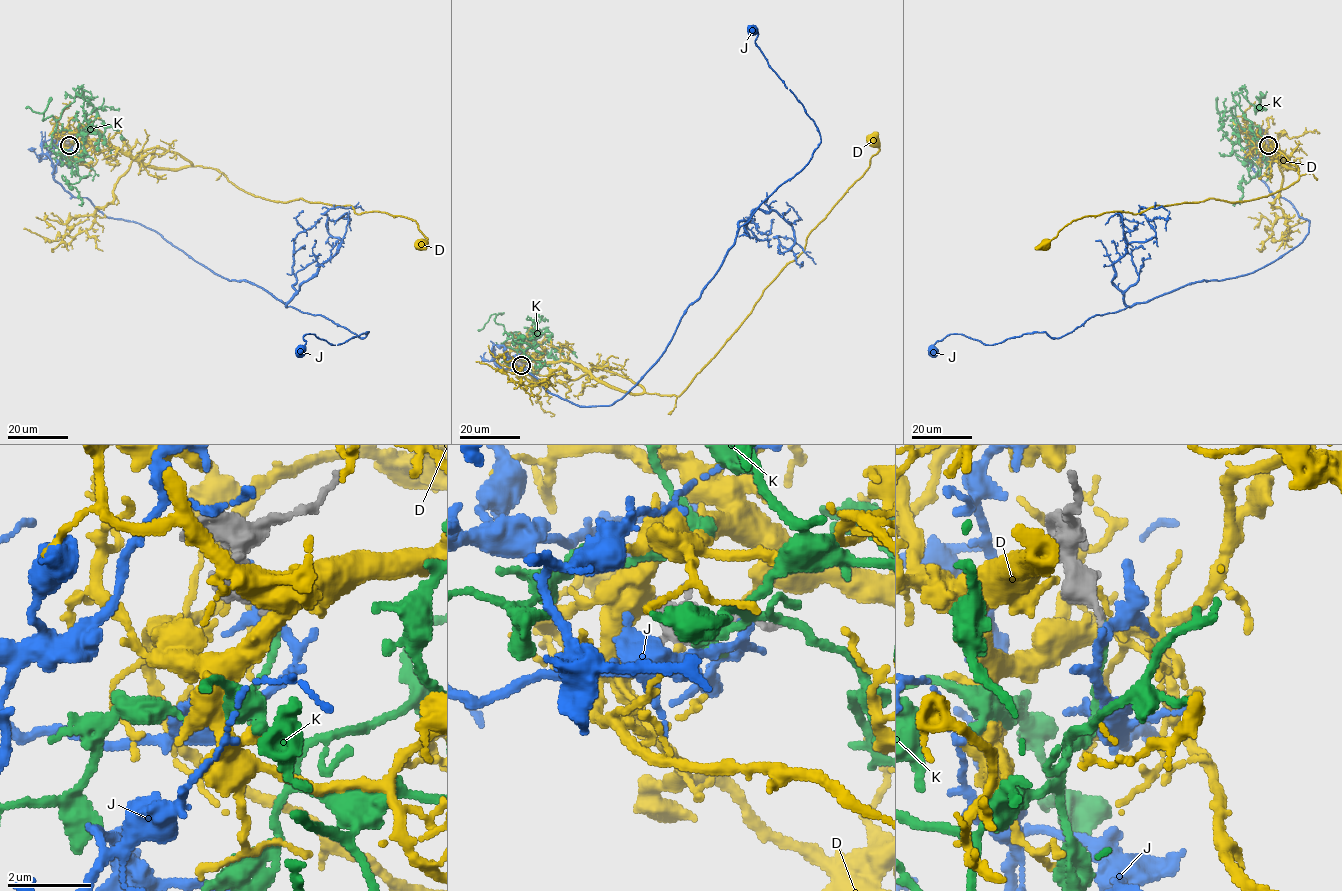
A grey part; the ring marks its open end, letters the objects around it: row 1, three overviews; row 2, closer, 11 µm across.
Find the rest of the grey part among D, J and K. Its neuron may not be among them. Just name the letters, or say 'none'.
K

